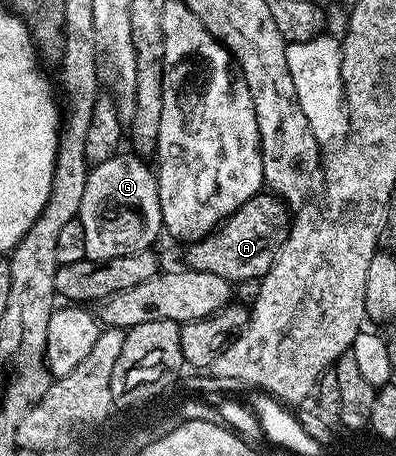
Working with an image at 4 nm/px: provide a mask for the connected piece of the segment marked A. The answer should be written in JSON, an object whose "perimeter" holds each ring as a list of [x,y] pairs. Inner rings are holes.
{"perimeter":[[[262,190],[252,196],[239,210],[231,213],[219,227],[210,232],[203,240],[194,240],[188,245],[189,253],[185,264],[195,270],[219,274],[219,278],[260,281],[271,270],[277,251],[287,242],[291,227],[290,205],[280,196],[274,196]]]}

